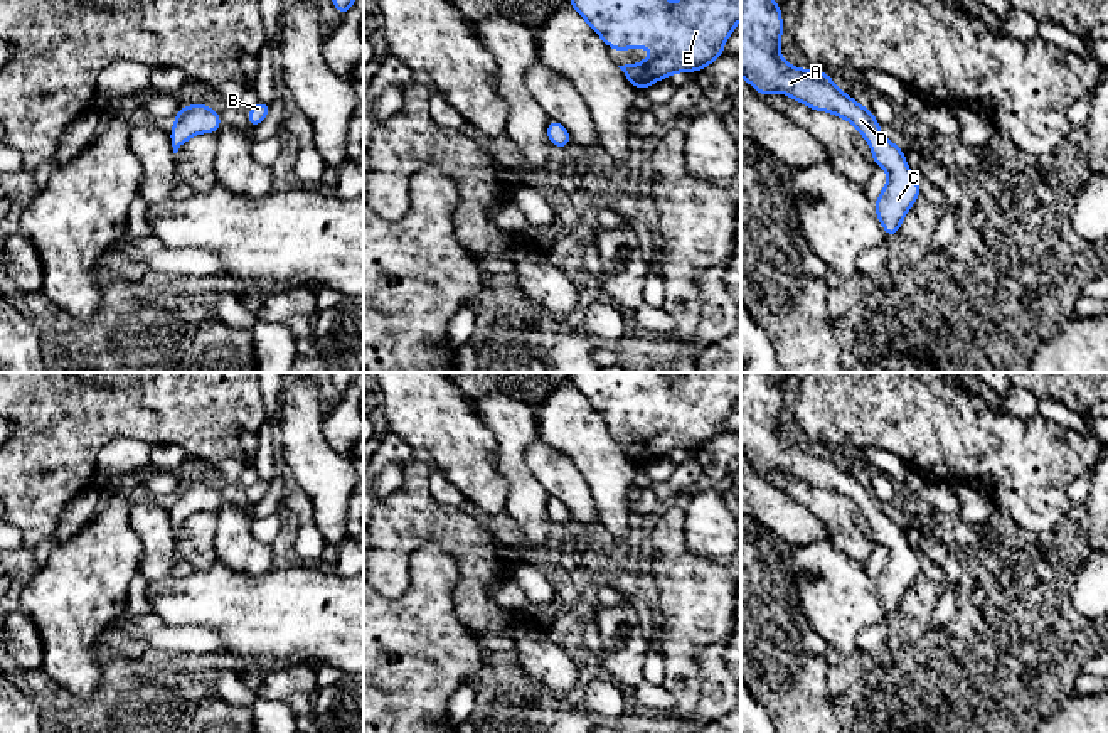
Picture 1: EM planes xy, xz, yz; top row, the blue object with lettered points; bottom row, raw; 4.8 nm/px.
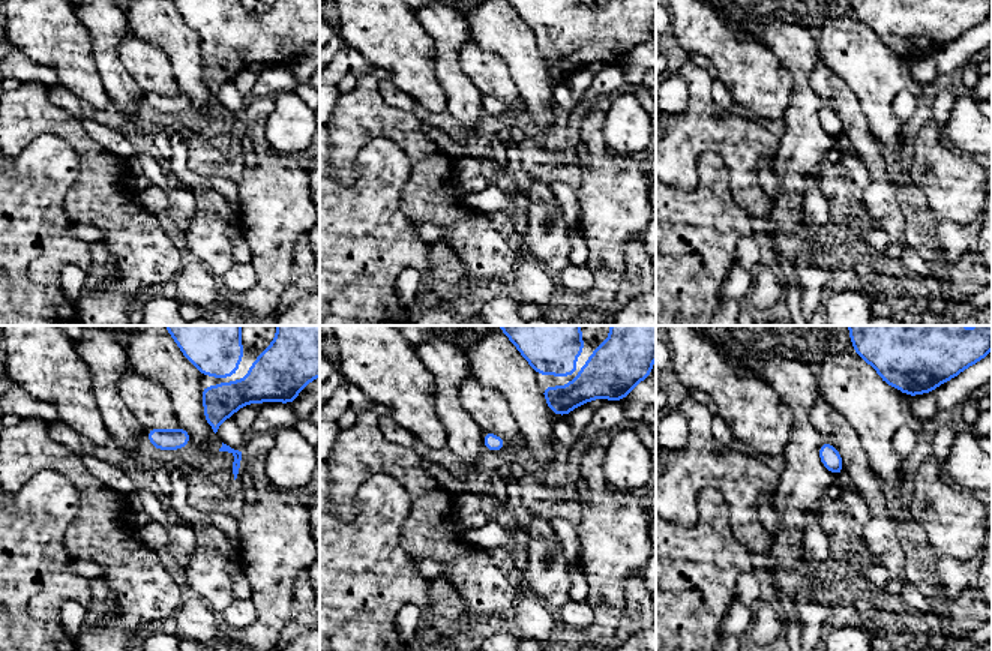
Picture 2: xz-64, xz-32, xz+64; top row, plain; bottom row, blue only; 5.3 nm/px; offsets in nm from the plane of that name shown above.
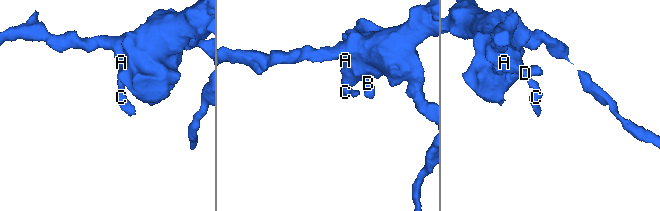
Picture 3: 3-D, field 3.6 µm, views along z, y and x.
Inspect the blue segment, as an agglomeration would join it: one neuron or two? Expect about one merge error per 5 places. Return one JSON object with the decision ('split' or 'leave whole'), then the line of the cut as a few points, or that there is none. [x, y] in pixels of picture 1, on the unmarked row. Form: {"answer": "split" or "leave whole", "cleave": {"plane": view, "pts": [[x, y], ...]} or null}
{"answer": "leave whole", "cleave": null}

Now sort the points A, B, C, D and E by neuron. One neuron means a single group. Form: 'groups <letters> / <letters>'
groups A B C D E

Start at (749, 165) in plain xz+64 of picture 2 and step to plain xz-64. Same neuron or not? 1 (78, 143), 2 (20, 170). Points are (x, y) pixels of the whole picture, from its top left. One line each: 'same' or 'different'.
1: same
2: different

